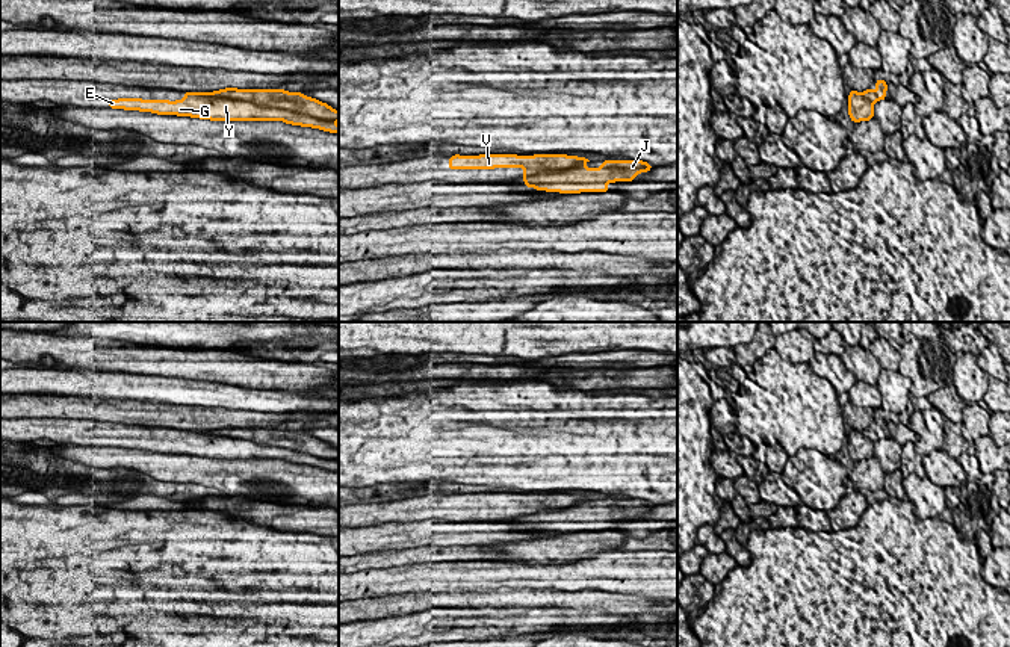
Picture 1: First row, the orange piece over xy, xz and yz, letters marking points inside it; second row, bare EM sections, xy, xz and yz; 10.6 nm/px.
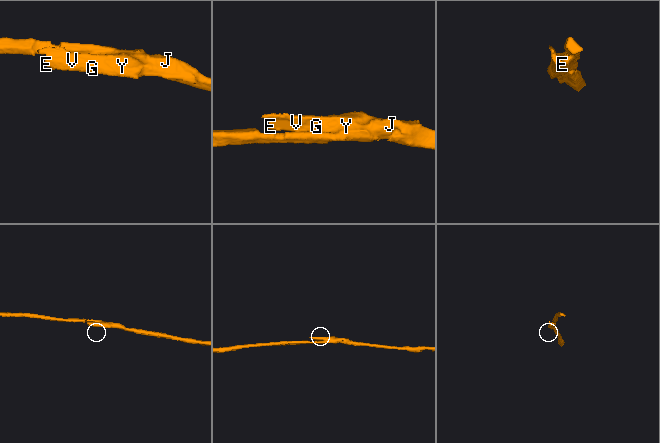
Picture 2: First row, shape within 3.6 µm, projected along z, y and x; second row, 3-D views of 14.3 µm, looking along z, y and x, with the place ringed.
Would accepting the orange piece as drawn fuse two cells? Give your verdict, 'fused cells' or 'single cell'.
fused cells

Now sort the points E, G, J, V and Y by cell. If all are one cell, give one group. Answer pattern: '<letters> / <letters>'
E G V Y / J

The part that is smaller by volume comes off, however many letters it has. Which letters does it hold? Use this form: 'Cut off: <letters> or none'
Cut off: E, G, V, Y

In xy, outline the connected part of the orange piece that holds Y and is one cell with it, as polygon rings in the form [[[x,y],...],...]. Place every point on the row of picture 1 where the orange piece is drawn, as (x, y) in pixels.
[[[184,92],[183,100],[109,100],[109,107],[151,112],[157,115],[191,116],[210,121],[283,121],[292,125],[319,128],[339,135],[336,121],[318,119],[287,109],[262,107],[251,101]]]

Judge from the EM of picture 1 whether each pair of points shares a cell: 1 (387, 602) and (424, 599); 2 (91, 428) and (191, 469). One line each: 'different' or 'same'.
1: same
2: different

